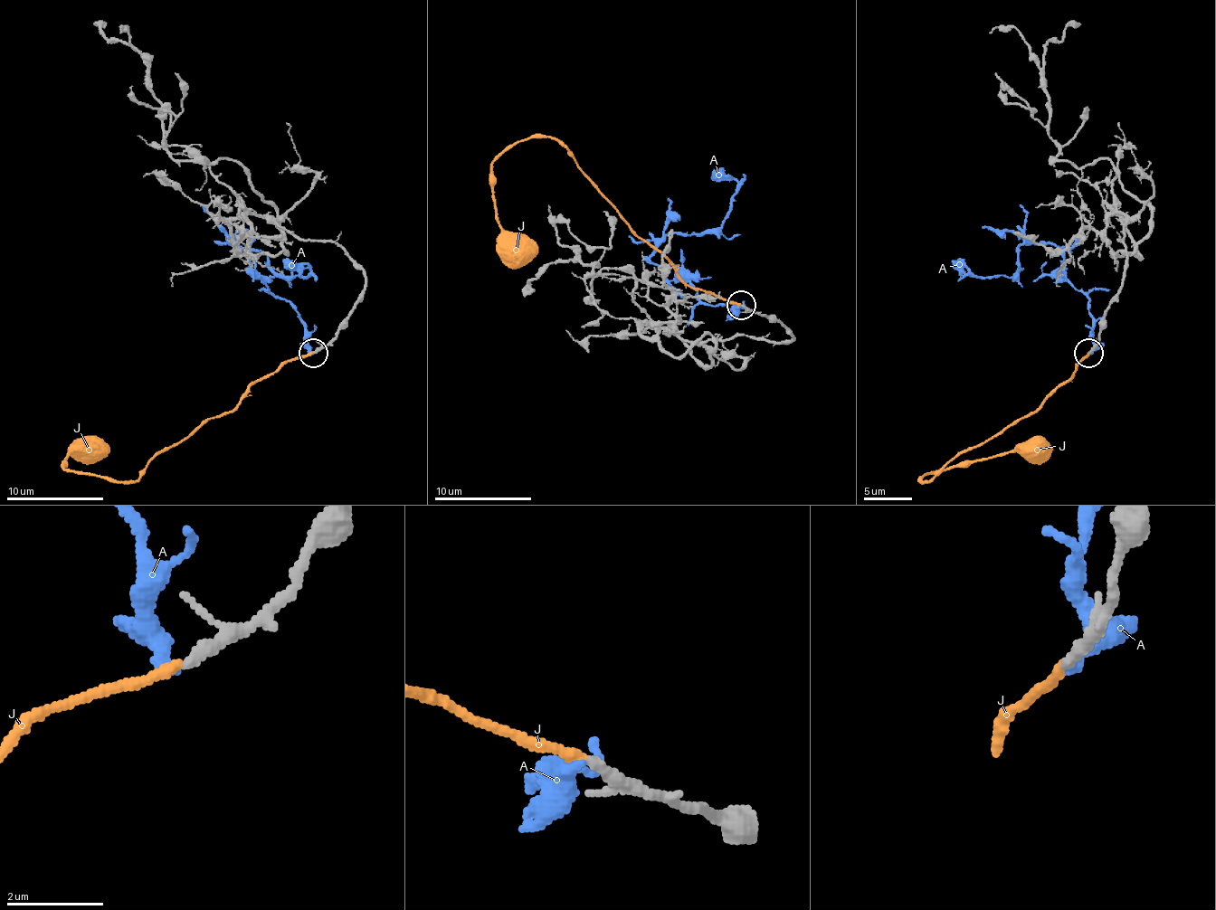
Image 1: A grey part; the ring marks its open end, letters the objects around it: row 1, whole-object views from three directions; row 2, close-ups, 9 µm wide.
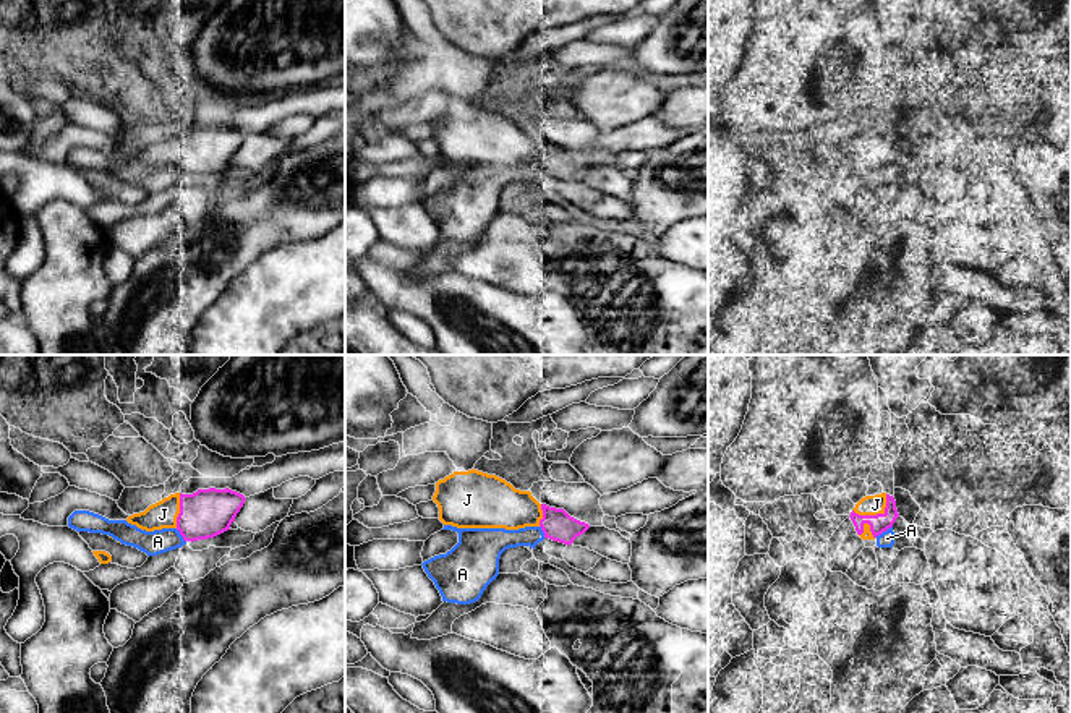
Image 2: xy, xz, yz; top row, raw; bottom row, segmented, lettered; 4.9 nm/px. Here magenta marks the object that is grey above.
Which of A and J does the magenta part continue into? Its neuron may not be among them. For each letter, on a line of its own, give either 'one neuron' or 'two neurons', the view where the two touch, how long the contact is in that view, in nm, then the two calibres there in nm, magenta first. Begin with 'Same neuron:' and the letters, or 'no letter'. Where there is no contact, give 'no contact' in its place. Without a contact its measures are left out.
Same neuron: J
A: two neurons | yz | 110 nm | 90/80 nm
J: one neuron | yz | 190 nm | 90/100 nm

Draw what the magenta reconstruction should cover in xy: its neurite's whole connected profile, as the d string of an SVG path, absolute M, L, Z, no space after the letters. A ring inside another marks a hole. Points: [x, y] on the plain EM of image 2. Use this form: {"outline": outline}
{"outline": "M228 125L198 126L193 131L175 130L144 149L130 152L126 159L146 169L177 165L185 178L193 180L230 167L245 136Z"}

